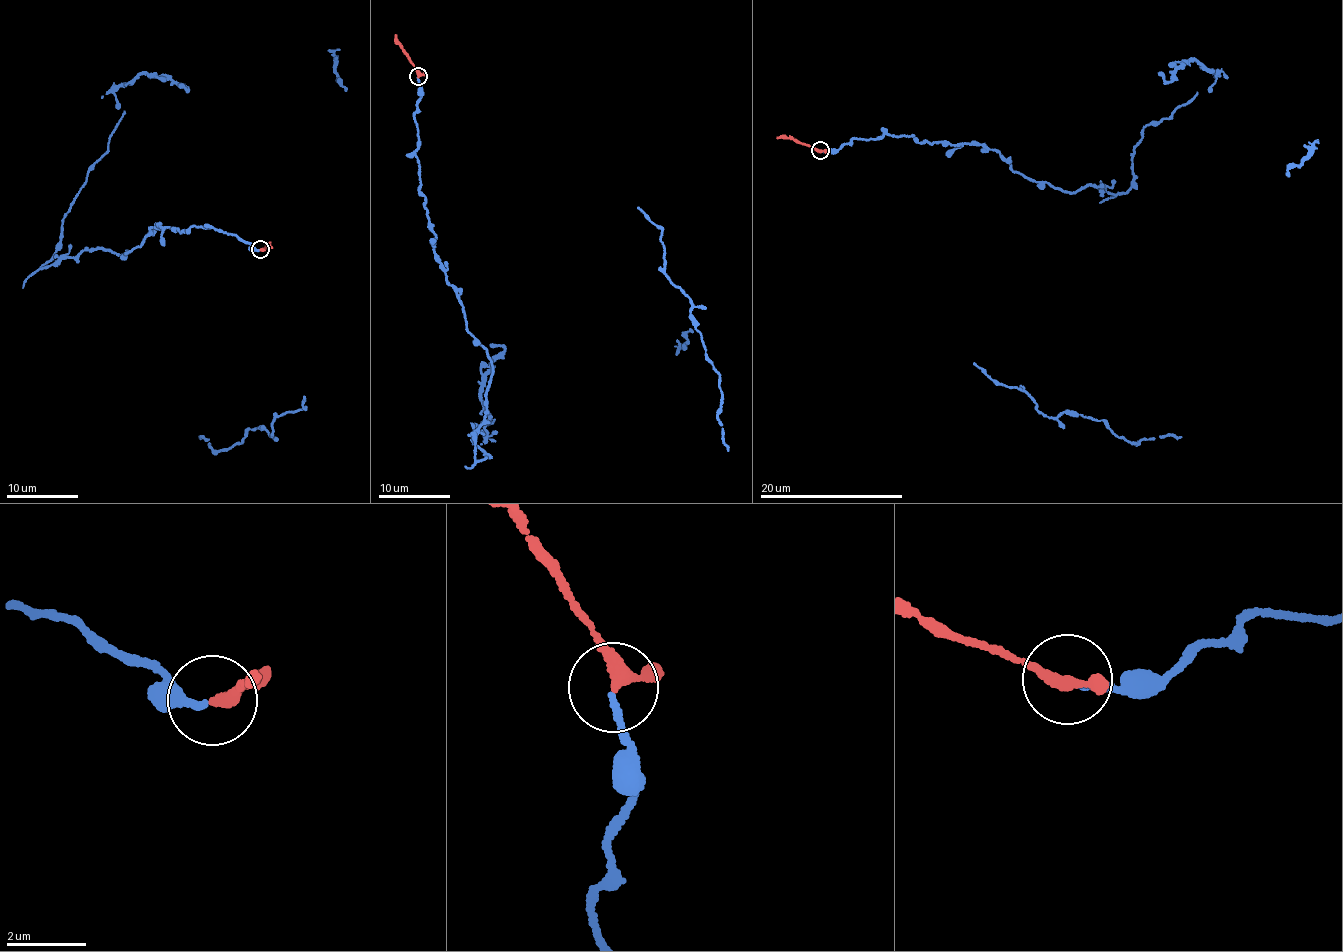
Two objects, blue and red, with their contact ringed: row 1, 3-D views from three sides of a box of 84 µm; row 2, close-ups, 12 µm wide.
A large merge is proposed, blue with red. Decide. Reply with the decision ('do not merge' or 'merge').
do not merge

